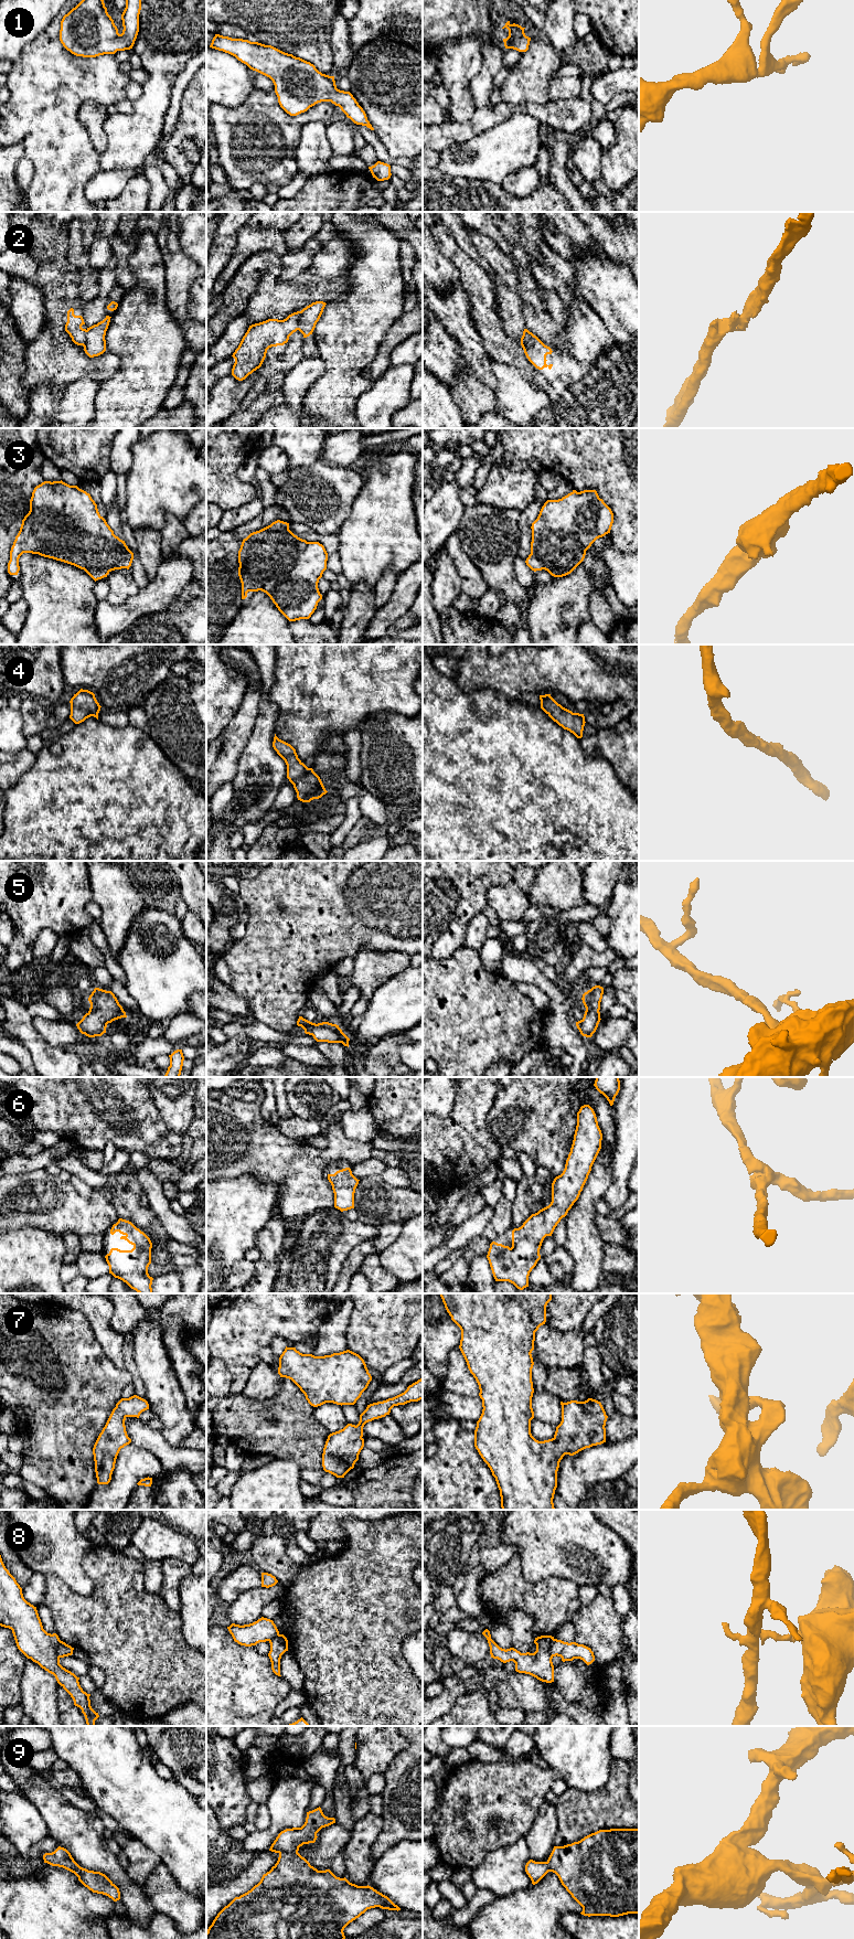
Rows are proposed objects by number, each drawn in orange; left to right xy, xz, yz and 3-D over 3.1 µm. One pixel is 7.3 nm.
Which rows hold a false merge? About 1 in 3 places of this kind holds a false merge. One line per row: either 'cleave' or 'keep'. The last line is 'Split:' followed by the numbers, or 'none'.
1: keep
2: cleave
3: keep
4: keep
5: keep
6: keep
7: keep
8: cleave
9: keep
Split: 2, 8

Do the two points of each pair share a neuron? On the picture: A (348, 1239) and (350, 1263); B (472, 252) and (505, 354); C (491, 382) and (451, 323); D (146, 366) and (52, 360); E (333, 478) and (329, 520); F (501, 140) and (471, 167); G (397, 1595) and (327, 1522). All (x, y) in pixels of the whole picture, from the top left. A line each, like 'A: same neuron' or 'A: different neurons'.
A: different neurons
B: different neurons
C: same neuron
D: different neurons
E: same neuron
F: same neuron
G: different neurons

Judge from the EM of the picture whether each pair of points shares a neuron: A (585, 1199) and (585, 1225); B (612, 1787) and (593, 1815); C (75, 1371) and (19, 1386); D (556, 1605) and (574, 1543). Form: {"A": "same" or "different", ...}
{"A": "same", "B": "same", "C": "same", "D": "different"}

